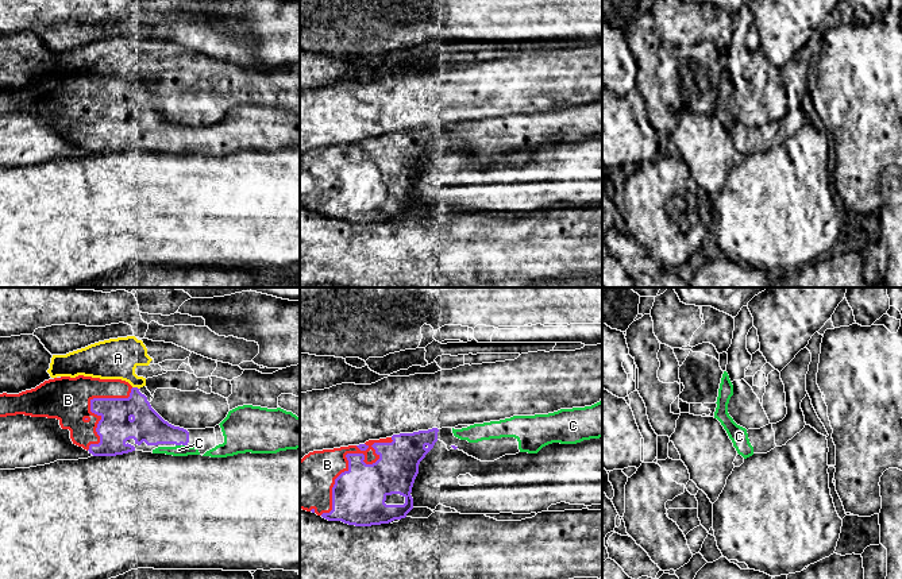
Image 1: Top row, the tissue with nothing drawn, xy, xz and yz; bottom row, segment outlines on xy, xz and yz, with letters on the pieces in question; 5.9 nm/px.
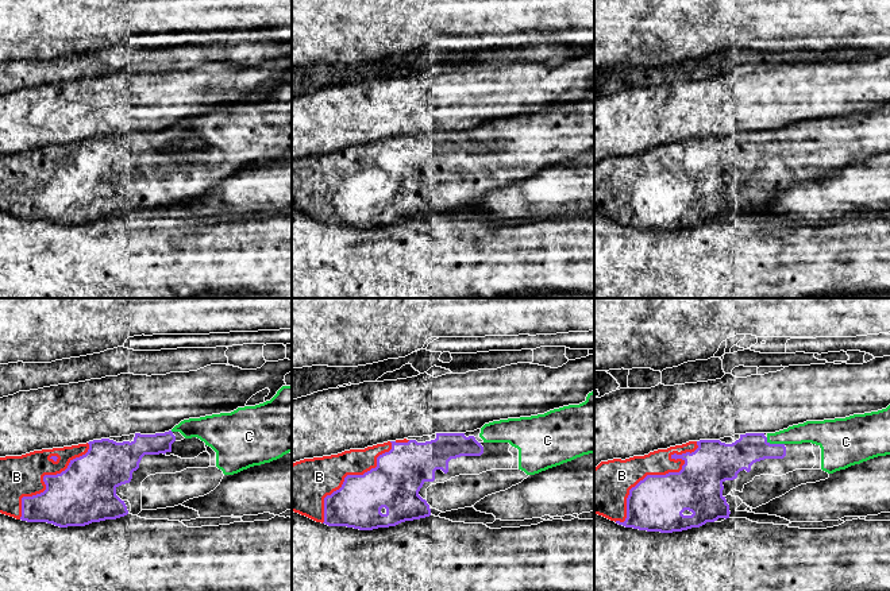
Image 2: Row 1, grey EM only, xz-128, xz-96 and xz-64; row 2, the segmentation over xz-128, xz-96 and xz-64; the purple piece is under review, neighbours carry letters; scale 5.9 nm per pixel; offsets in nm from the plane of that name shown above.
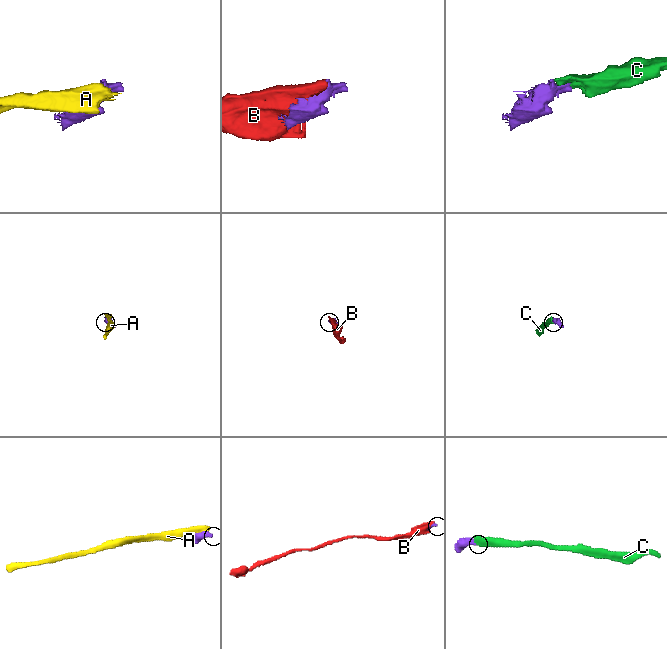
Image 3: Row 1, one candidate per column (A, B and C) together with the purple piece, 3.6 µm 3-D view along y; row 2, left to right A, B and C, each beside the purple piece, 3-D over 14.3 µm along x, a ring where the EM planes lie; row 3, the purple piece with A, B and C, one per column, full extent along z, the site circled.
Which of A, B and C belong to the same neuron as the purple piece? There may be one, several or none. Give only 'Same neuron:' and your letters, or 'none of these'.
Same neuron: B, C

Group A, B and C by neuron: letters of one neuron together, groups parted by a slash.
A / B C

